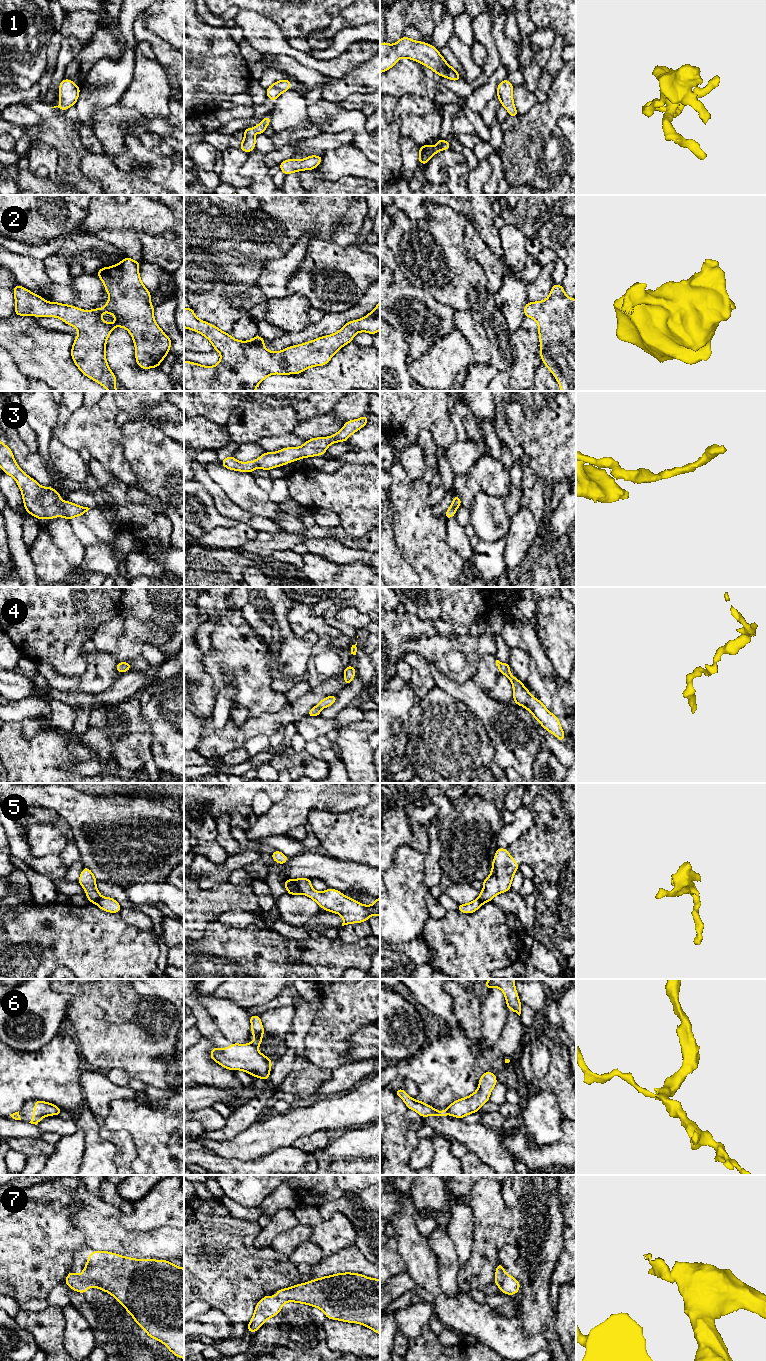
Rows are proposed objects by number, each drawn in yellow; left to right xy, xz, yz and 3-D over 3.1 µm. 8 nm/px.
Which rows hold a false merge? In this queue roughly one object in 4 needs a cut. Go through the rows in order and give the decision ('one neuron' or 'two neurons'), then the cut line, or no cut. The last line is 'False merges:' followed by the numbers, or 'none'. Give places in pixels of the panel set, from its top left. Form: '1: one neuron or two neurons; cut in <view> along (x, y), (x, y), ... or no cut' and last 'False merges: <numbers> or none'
1: one neuron; no cut
2: one neuron; no cut
3: one neuron; no cut
4: one neuron; no cut
5: two neurons; cut in xz along (289, 879), (296, 884), (301, 893)
6: two neurons; cut in xz along (252, 1042), (256, 1047)
7: one neuron; no cut
False merges: 5, 6

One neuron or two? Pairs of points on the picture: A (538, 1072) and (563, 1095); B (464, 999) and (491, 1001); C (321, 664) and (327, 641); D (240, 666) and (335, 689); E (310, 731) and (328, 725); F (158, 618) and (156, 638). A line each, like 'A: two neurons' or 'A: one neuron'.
A: two neurons
B: two neurons
C: one neuron
D: two neurons
E: one neuron
F: one neuron

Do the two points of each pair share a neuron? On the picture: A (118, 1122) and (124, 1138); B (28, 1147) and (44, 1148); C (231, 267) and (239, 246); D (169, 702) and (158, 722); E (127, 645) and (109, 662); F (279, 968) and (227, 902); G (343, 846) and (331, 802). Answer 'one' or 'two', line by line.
A: two
B: one
C: two
D: one
E: two
F: two
G: two

